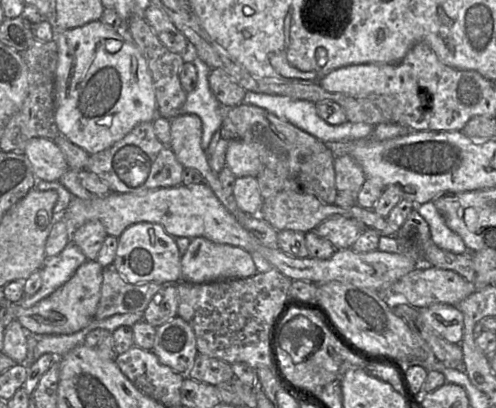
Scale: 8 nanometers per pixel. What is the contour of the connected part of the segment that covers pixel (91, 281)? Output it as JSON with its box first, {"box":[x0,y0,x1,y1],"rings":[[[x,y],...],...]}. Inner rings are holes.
{"box":[11,260,102,335],"rings":[[[86,260],[64,285],[32,307],[11,303],[14,318],[33,335],[70,335],[80,331],[94,320],[101,296],[102,270],[96,260]]]}

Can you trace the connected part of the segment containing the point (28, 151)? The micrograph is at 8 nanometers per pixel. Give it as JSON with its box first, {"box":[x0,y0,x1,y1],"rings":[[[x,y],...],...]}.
{"box":[23,138,69,181],"rings":[[[47,138],[31,139],[23,150],[37,180],[59,181],[69,169],[59,146]]]}

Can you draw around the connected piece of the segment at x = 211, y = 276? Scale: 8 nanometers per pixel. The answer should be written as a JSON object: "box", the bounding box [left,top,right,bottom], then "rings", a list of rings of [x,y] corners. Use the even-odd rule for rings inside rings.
{"box":[181,238,257,284],"rings":[[[192,238],[181,257],[181,280],[195,284],[248,278],[257,272],[249,252],[236,246]]]}

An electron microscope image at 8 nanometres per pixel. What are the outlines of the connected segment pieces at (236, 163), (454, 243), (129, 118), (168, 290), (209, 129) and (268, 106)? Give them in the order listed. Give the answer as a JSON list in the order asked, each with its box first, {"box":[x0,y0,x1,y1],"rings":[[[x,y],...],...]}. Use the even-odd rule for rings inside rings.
[{"box":[226,139,262,178],"rings":[[[232,139],[226,151],[226,166],[236,178],[252,176],[257,178],[262,171],[258,152],[239,139]]]},{"box":[414,201,468,254],"rings":[[[432,201],[415,205],[414,209],[427,222],[433,245],[454,254],[468,252],[462,238],[448,228]]]},{"box":[55,20,157,155],"rings":[[[102,20],[70,30],[56,30],[55,123],[61,135],[89,155],[112,147],[138,124],[157,116],[147,62],[130,39],[127,23],[117,30]]]},{"box":[143,284,178,328],"rings":[[[167,284],[156,293],[143,312],[143,319],[157,328],[177,316],[178,291],[175,284]]]},{"box":[179,55,230,151],"rings":[[[196,55],[193,64],[197,70],[197,83],[195,88],[187,93],[179,115],[195,114],[201,119],[201,147],[205,151],[215,132],[222,126],[225,108],[230,107],[223,107],[212,93],[208,84],[210,67]]]},{"box":[243,91,409,142],"rings":[[[246,91],[243,103],[254,105],[267,110],[278,118],[290,122],[299,129],[309,133],[318,138],[322,142],[339,142],[339,141],[353,141],[364,138],[373,138],[376,140],[386,140],[401,136],[409,130],[406,126],[397,123],[382,123],[378,125],[371,125],[366,123],[354,123],[346,121],[339,125],[331,125],[324,121],[316,111],[315,103],[307,100],[294,99],[288,96],[257,93]]]}]

